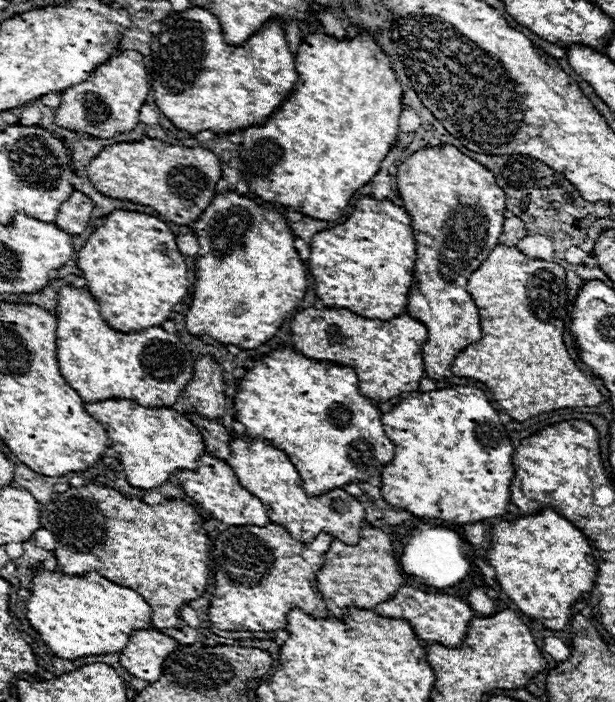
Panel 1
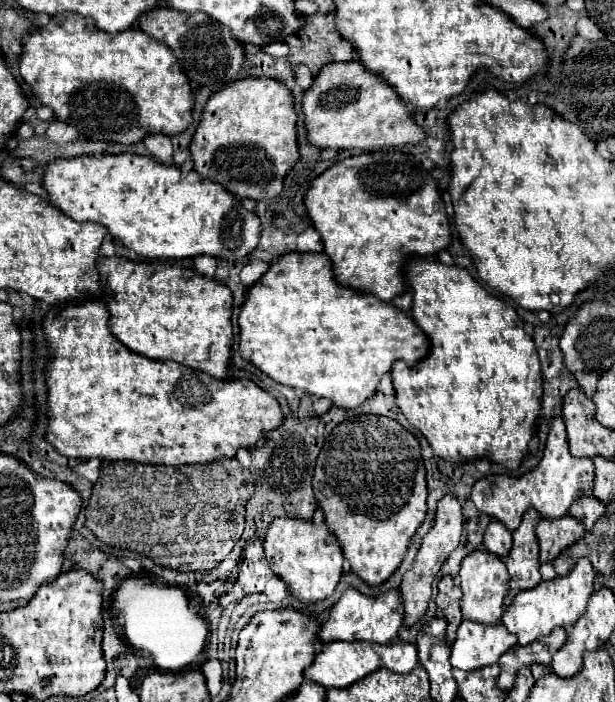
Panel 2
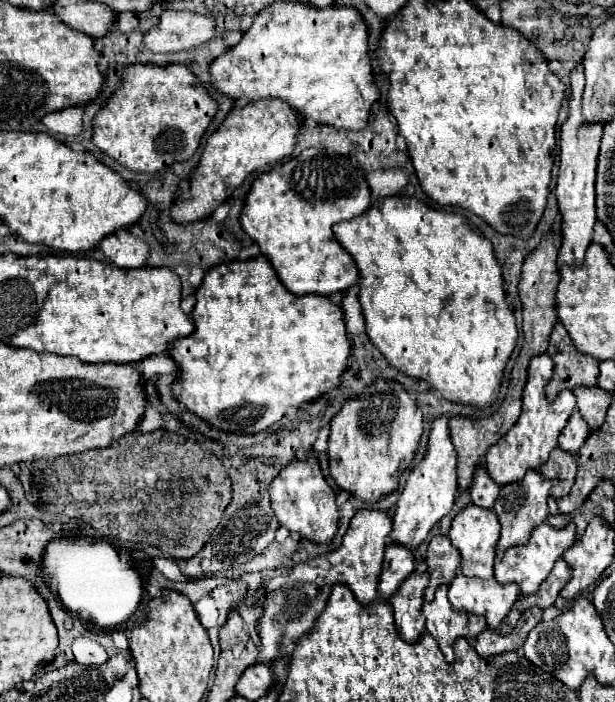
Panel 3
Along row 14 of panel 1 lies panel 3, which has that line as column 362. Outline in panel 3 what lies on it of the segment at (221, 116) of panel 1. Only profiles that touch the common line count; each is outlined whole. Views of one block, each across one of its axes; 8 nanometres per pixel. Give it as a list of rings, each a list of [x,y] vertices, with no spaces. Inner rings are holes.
[[[308,148],[282,166],[254,180],[240,224],[272,262],[282,284],[298,294],[344,292],[358,282],[358,266],[334,238],[332,226],[344,218],[356,218],[370,208],[366,172],[354,158],[326,154],[322,148]]]

